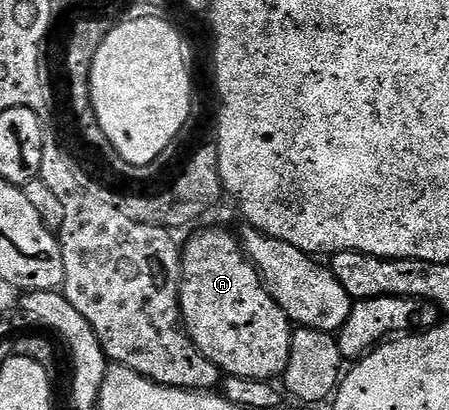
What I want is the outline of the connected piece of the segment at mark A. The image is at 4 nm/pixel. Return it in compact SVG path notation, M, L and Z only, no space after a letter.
M203 230L185 242L181 257L181 322L195 347L224 375L278 379L289 364L293 323L263 285L240 239L227 230Z

